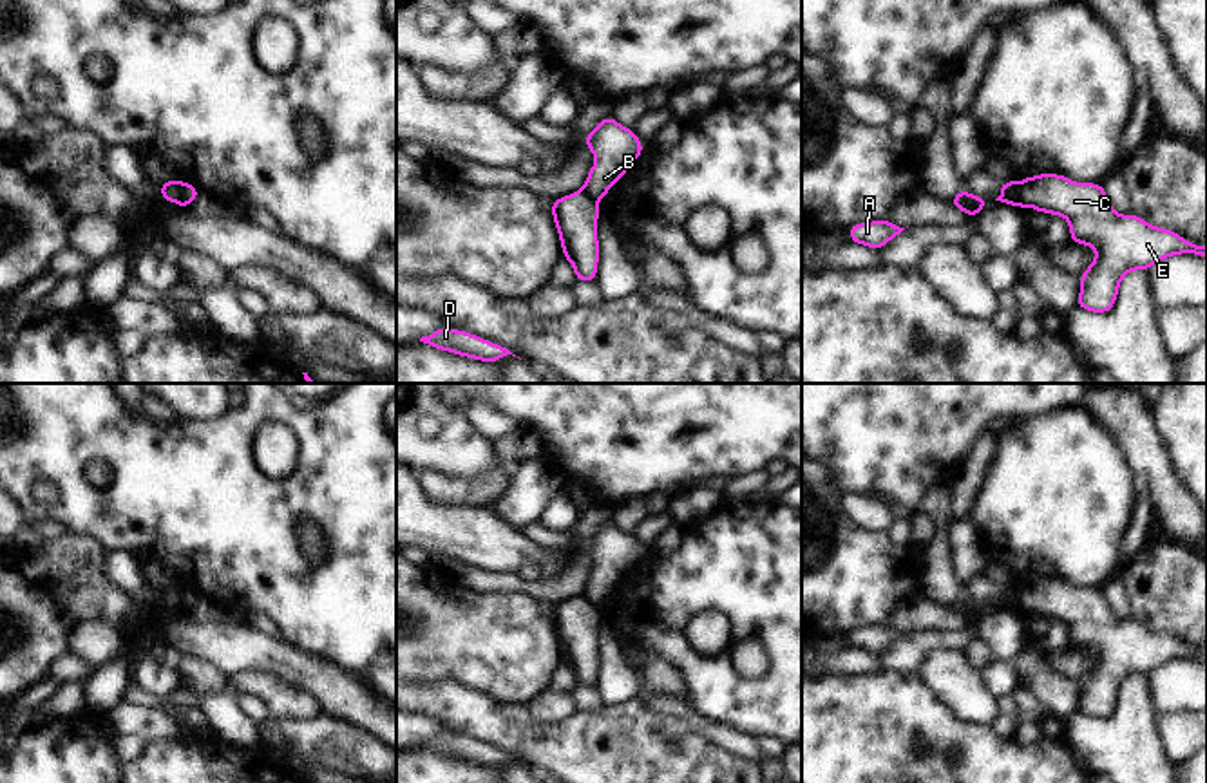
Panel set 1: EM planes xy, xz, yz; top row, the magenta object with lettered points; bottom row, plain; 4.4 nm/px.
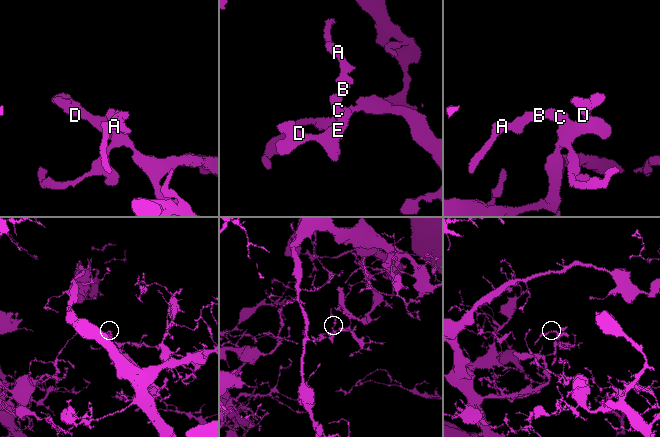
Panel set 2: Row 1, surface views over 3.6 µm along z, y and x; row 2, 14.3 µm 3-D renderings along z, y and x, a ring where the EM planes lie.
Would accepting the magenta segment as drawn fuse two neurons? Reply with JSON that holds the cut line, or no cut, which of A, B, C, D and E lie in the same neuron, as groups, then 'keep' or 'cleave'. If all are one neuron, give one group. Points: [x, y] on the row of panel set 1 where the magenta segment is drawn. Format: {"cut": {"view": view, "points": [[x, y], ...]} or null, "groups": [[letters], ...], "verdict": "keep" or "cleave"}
{"cut": {"view": "yz", "points": [[1016, 183], [1021, 207]]}, "groups": [["A", "B"], ["C", "D", "E"]], "verdict": "cleave"}

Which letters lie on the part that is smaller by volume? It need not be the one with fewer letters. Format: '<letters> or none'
A, B

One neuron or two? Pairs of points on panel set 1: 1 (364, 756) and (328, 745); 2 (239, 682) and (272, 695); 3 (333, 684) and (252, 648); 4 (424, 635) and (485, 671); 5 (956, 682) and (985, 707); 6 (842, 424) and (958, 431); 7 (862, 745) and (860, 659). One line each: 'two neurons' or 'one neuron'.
1: one neuron
2: one neuron
3: one neuron
4: one neuron
5: one neuron
6: one neuron
7: two neurons

